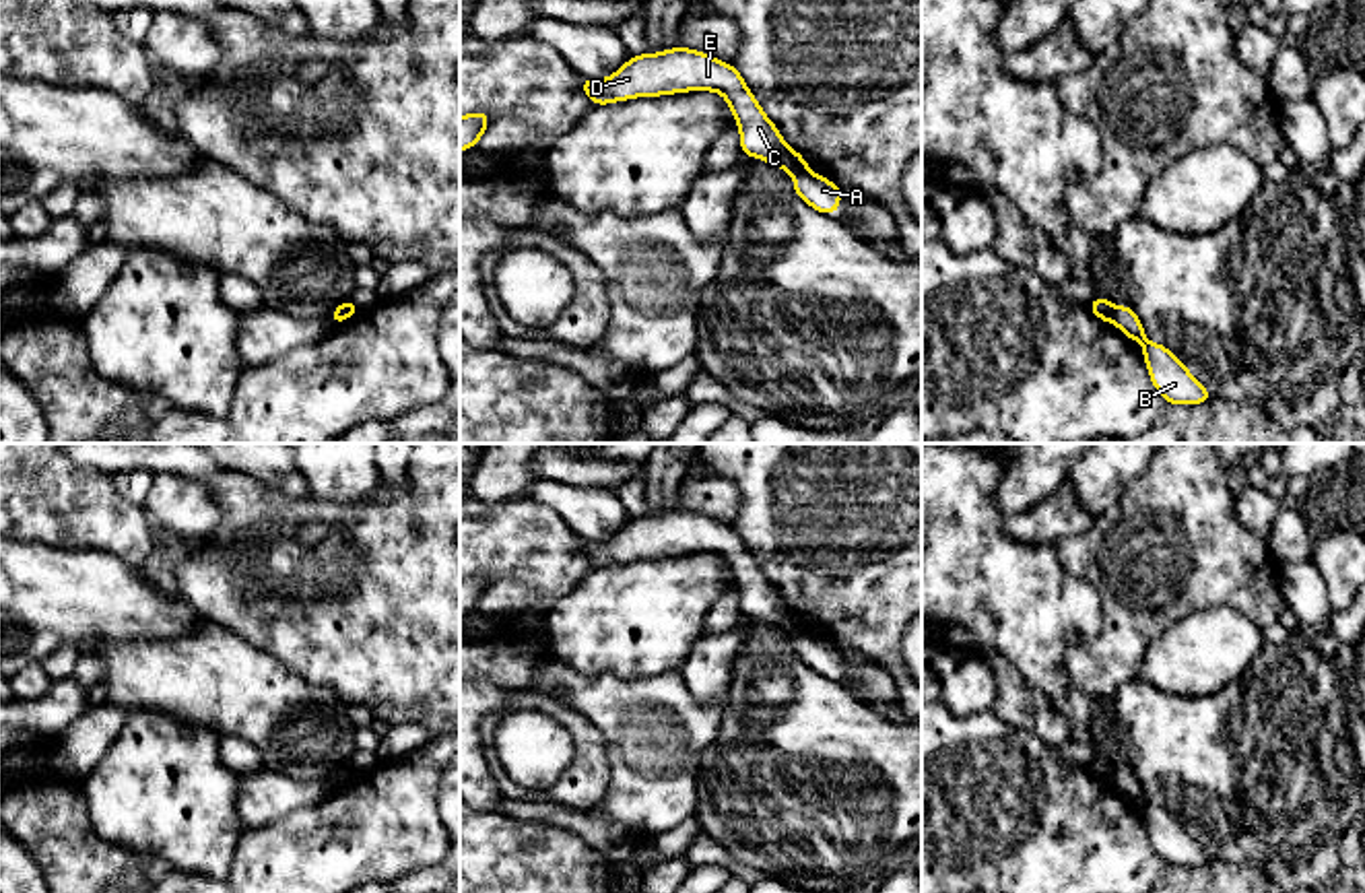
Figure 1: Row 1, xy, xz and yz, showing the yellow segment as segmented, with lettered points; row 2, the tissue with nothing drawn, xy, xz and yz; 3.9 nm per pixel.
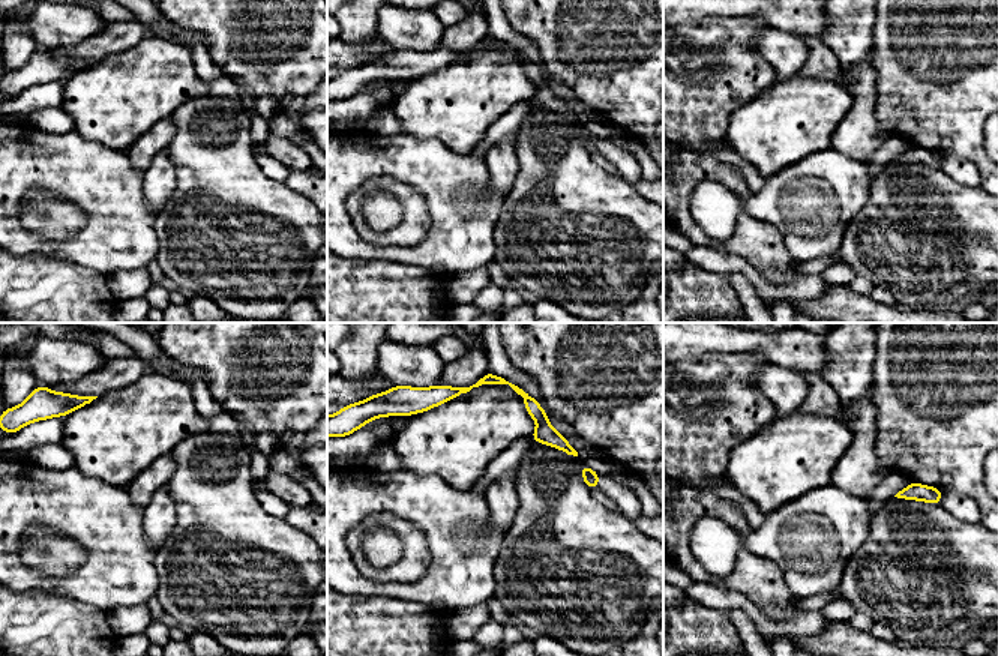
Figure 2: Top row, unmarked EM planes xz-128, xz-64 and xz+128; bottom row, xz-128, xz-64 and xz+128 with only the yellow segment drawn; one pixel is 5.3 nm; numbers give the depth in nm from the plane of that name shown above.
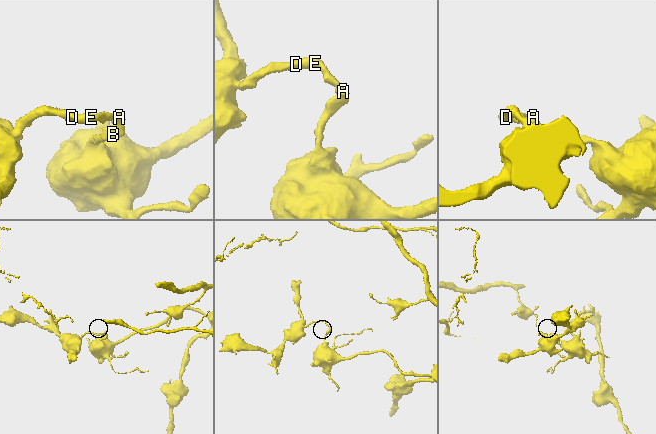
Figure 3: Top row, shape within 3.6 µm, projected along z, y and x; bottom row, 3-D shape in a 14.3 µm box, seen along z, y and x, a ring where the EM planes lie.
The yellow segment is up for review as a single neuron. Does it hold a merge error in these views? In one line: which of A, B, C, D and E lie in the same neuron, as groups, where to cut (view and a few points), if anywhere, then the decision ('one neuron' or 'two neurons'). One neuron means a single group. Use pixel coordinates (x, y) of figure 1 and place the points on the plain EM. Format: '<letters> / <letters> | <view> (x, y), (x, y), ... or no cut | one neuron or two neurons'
A B / C D E | xz (805, 630), (792, 636) | two neurons

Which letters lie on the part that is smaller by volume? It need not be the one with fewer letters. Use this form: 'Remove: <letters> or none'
Remove: C, D, E

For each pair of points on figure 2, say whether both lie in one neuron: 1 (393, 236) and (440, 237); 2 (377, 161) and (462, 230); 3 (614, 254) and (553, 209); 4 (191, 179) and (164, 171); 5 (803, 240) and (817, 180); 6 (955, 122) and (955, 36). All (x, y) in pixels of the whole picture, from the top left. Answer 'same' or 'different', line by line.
1: different
2: same
3: same
4: different
5: same
6: same

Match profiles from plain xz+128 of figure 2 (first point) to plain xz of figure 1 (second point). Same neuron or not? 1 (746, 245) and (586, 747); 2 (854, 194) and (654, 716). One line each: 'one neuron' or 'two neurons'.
1: one neuron
2: one neuron

